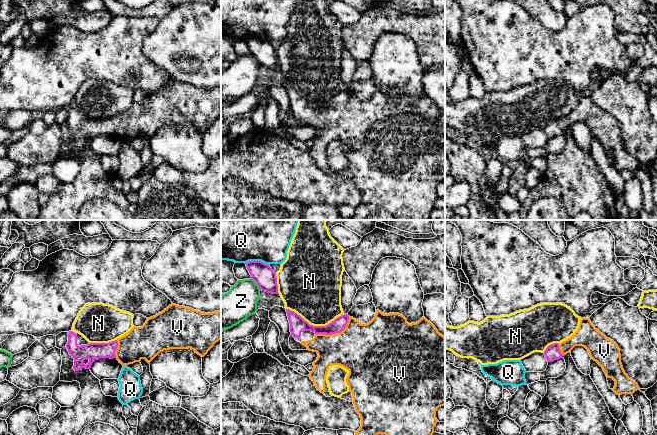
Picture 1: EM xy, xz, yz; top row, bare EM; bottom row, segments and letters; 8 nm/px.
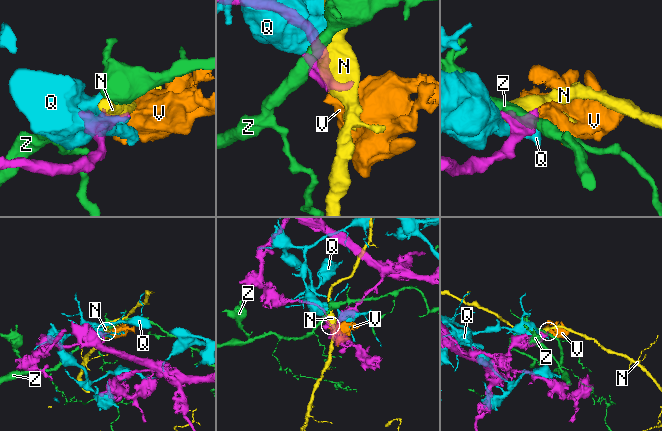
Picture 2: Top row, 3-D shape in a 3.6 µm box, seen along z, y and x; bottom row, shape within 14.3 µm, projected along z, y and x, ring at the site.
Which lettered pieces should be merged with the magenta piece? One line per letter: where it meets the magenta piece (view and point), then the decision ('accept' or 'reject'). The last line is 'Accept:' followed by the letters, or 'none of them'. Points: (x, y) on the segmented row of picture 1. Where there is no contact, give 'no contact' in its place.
N: xz (314, 326) | reject
Q: xz (257, 261) | reject
V: xz (335, 332) | accept
Z: xz (257, 284) | reject
Accept: V

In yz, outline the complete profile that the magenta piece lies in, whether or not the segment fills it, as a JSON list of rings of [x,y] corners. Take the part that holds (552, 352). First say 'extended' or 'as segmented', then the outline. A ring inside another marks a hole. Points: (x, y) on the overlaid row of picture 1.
extended; [[[589,318],[580,320],[579,328],[567,340],[549,345],[544,351],[548,362],[553,362],[571,352],[575,346],[585,347],[590,357],[605,372],[607,378],[615,381],[613,391],[617,395],[633,394],[639,390],[638,384],[625,373],[618,345],[595,328]]]

